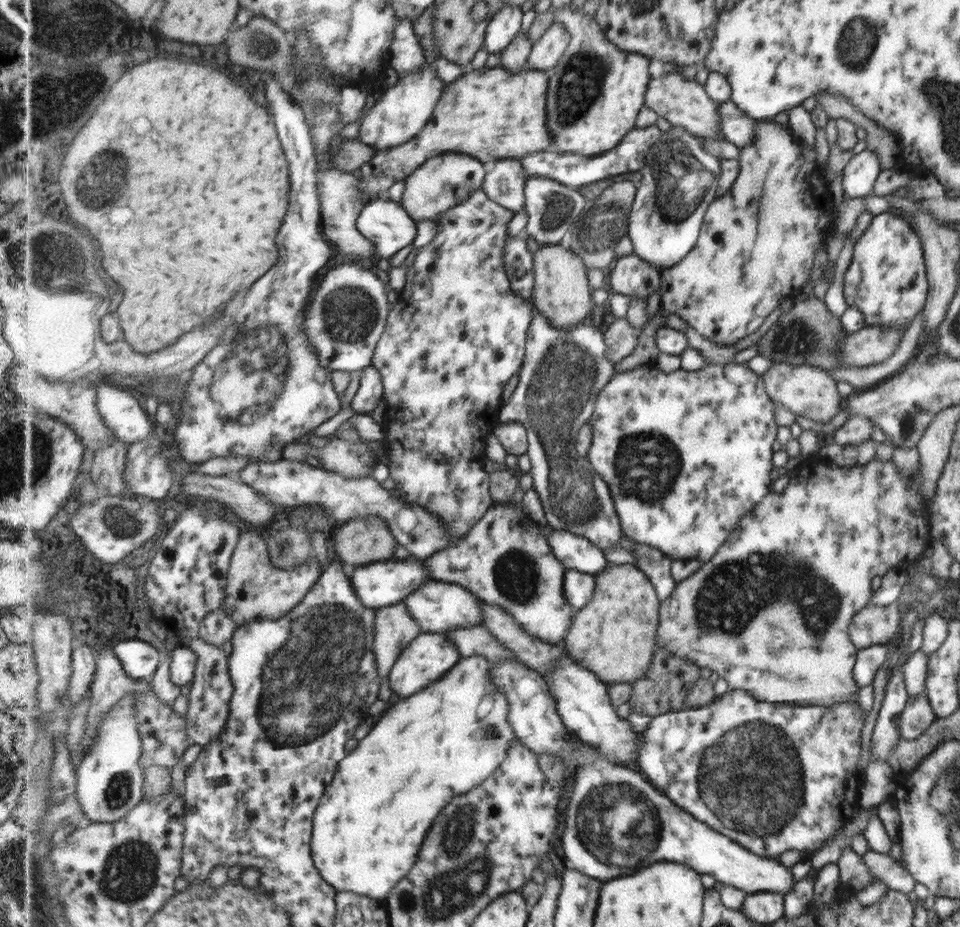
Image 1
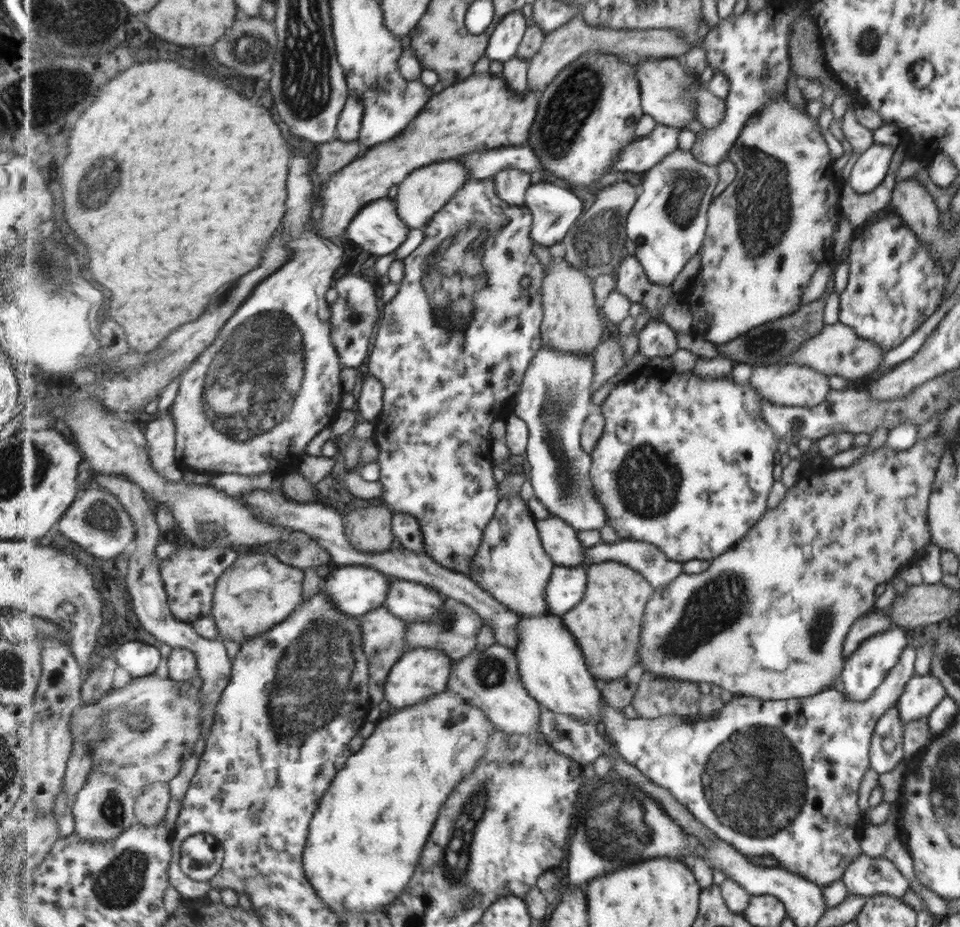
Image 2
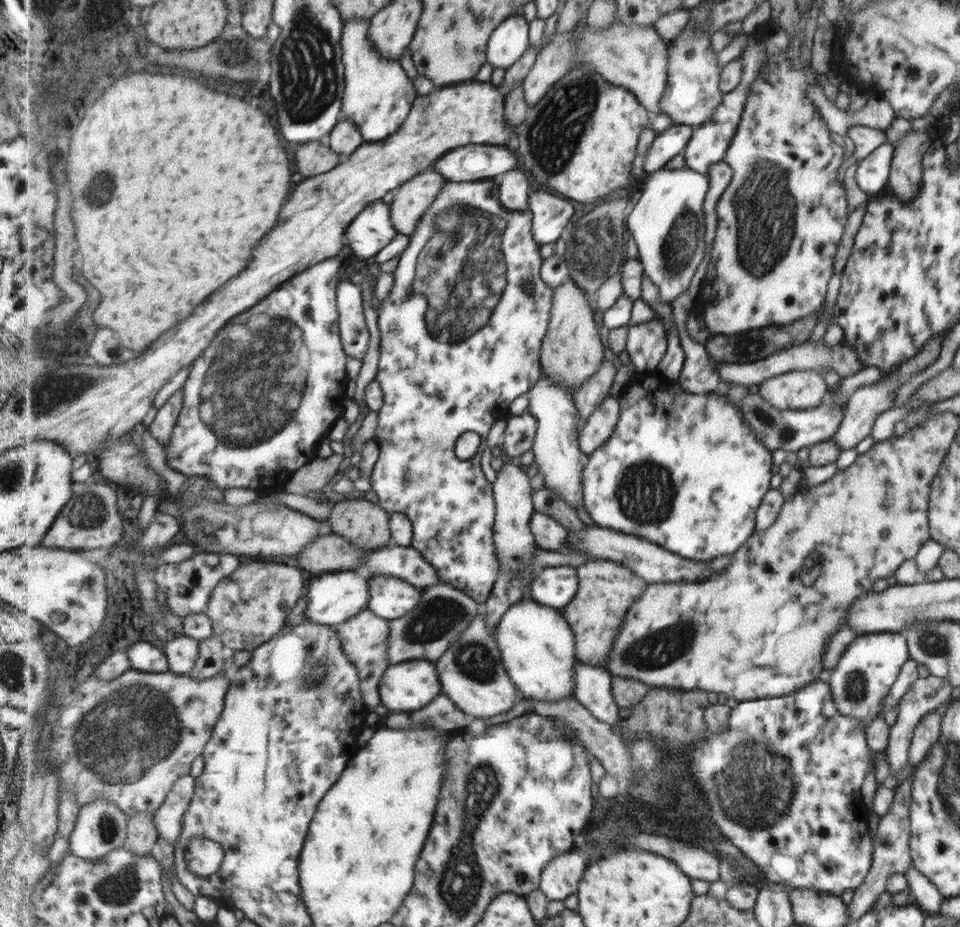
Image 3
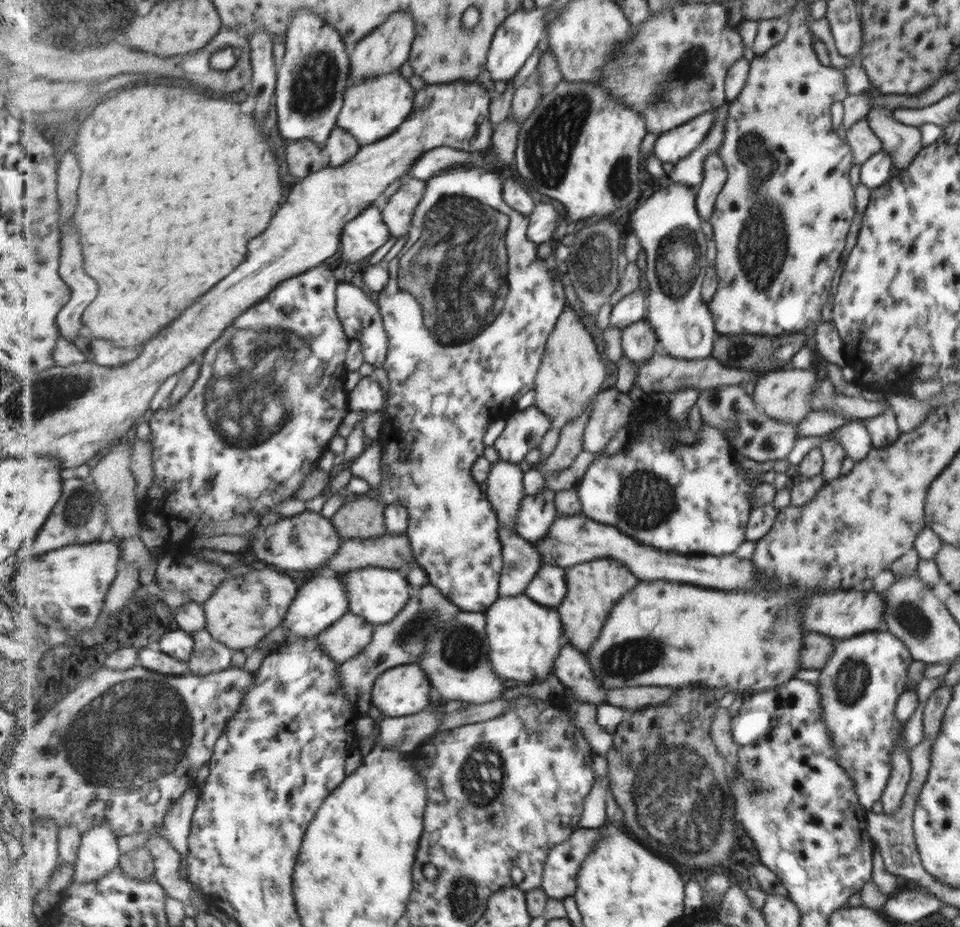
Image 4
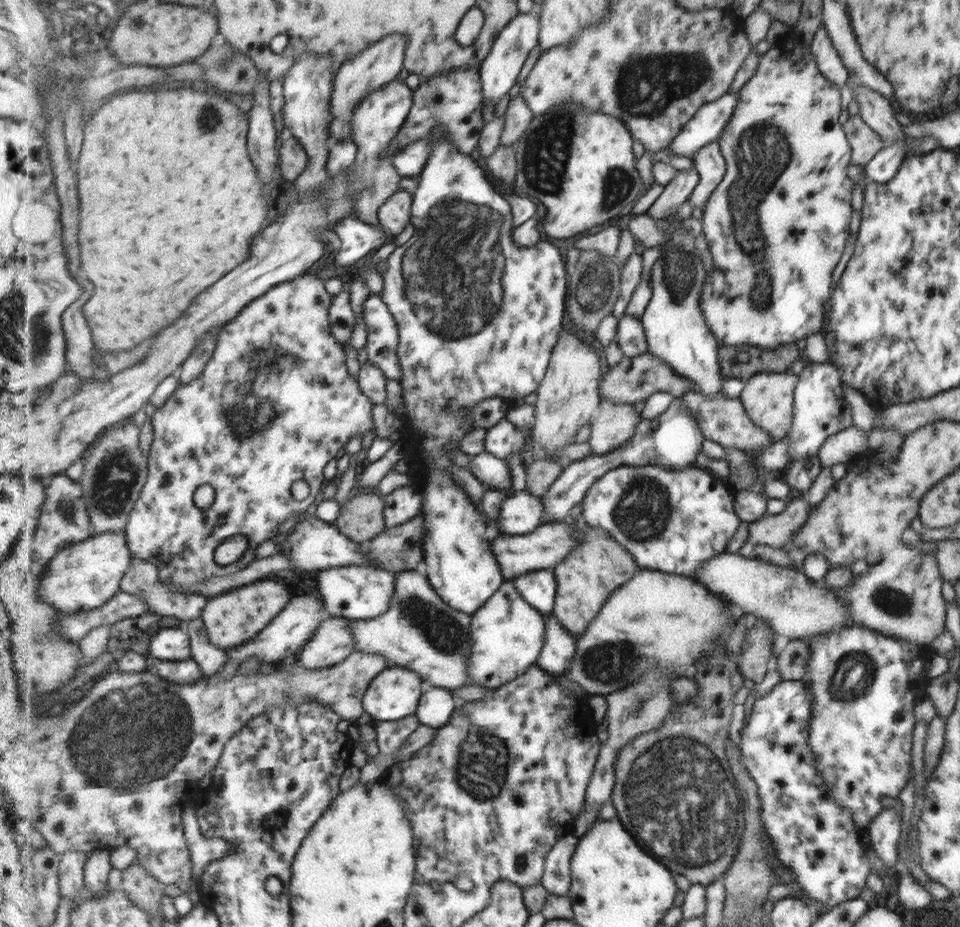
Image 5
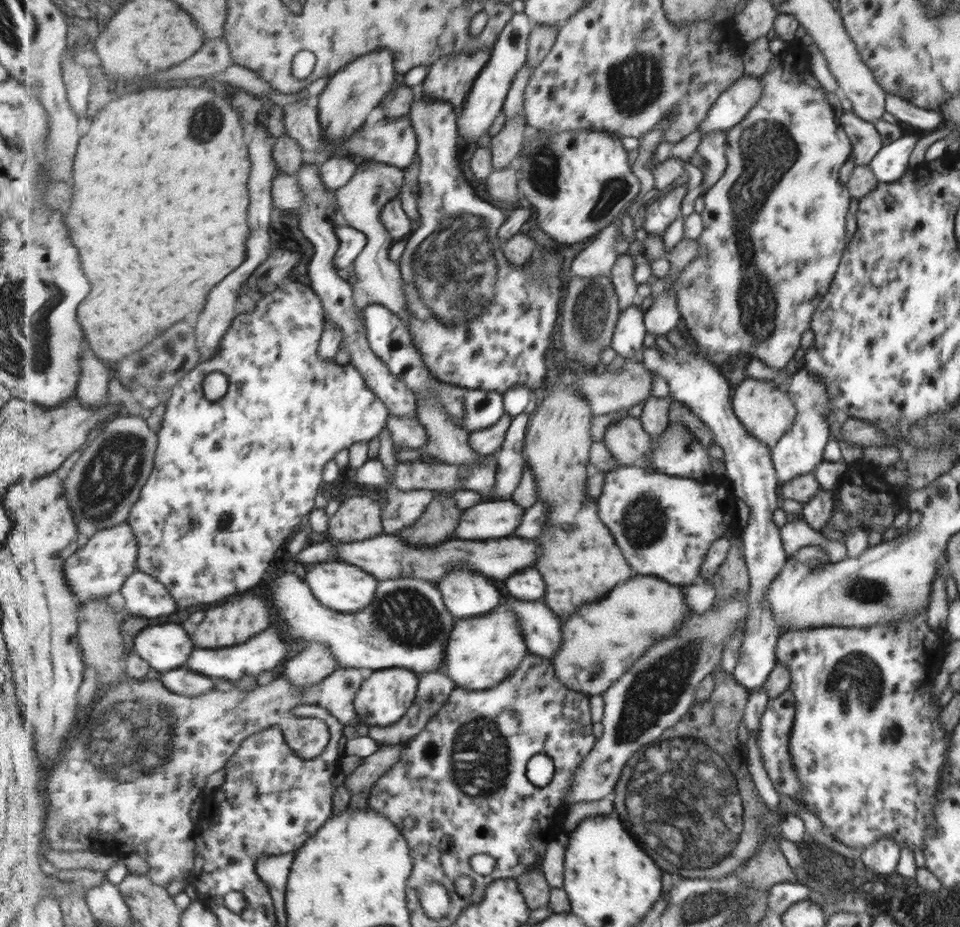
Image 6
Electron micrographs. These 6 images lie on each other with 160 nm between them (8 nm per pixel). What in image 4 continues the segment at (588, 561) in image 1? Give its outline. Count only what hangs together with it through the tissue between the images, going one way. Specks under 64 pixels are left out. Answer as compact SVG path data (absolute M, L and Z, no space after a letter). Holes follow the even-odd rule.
M545 490L535 496L528 495L523 501L516 530L525 540L532 543L543 540L557 519L555 493Z

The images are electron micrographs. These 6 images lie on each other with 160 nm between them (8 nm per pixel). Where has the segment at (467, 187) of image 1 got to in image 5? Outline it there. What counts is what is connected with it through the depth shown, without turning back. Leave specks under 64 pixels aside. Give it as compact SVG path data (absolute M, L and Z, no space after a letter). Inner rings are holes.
M399 190L390 196L379 209L379 220L392 237L401 234L413 221L413 204L414 193Z

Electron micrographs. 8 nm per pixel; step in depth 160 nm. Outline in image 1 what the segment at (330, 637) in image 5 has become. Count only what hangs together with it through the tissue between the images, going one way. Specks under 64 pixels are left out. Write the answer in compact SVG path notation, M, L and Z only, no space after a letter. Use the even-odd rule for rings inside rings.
M403 602L377 609L373 649L380 678L390 676L393 665L408 644L422 633L420 622Z

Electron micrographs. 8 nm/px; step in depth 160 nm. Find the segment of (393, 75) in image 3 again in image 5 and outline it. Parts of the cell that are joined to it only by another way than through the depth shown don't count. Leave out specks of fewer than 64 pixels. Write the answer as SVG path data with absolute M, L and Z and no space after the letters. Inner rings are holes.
M395 79L384 87L374 90L369 98L357 106L352 113L350 125L354 142L358 146L358 157L355 162L356 171L350 180L350 197L354 200L352 215L363 219L372 225L384 225L379 220L379 209L384 202L395 193L402 190L399 187L401 176L392 163L391 158L382 158L390 142L399 134L413 107L414 90L403 79Z

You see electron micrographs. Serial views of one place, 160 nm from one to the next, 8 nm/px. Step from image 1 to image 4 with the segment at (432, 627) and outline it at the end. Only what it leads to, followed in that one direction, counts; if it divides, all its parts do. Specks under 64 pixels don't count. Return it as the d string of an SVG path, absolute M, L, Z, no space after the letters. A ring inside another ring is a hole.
M368 567L337 574L350 592L350 612L366 618L373 625L382 625L394 620L410 602L409 582L397 570Z

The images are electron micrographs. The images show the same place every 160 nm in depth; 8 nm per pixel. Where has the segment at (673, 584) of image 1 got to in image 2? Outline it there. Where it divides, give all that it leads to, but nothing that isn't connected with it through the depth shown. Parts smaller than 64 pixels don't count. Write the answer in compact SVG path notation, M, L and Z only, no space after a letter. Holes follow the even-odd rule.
M631 539L620 540L613 544L601 543L588 549L583 567L590 567L601 562L616 561L637 570L657 589L671 584L683 573L683 563L671 560L663 550L653 543L639 542Z

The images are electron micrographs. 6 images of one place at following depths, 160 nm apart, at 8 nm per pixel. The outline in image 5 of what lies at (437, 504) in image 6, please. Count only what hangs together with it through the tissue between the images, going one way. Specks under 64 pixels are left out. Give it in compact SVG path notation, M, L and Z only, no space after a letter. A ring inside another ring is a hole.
M419 515L405 524L386 528L377 537L363 544L366 556L393 574L413 571L425 560L423 545L424 516Z

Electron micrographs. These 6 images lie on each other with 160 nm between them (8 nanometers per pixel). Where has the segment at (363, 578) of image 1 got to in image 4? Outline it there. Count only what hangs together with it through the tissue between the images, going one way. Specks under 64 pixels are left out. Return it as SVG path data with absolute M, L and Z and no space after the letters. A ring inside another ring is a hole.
M337 575L321 576L305 584L292 604L283 622L283 626L289 628L288 638L317 637L350 612L350 592Z

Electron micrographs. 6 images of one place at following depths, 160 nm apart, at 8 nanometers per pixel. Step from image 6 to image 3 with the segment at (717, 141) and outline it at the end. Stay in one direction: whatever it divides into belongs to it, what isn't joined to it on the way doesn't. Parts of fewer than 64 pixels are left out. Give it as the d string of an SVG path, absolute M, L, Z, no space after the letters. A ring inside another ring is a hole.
M723 160L710 165L706 172L710 188L703 204L703 210L706 214L705 238L703 238L703 254L709 252L714 238L716 228L716 202L721 193L726 189L732 177L731 167Z

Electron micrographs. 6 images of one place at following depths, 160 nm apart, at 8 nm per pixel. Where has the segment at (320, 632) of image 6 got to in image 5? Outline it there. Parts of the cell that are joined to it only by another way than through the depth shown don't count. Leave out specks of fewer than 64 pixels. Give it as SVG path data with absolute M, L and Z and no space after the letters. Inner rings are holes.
M404 571L396 575L396 593L390 609L379 618L371 620L355 620L351 622L356 638L355 651L369 651L388 658L390 664L405 667L422 675L427 686L441 687L449 691L474 684L470 675L470 654L472 653L472 619L473 615L455 610L447 604L434 586L429 583L428 576L421 576L414 571Z

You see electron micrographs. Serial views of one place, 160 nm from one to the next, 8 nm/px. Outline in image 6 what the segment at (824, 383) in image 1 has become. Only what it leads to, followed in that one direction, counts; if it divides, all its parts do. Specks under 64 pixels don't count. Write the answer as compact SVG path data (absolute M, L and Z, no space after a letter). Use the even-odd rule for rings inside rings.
M745 378L734 386L731 405L736 419L741 423L745 432L768 448L776 445L783 434L794 425L794 414L797 412L787 392L781 392L772 381L763 379Z

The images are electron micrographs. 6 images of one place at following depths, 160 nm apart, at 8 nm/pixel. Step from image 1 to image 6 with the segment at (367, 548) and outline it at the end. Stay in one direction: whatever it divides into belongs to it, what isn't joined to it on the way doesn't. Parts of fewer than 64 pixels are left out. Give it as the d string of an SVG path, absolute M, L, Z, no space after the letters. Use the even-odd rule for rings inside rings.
M371 496L342 499L338 511L330 517L328 536L343 542L359 542L383 535L382 511Z

